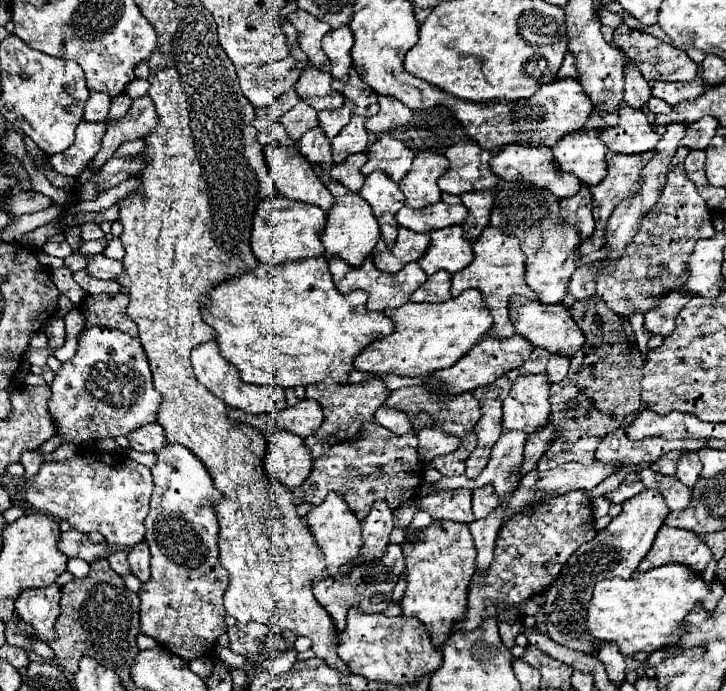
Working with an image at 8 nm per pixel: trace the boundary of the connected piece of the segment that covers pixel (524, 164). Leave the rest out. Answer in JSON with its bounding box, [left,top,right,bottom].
[491,146,581,200]

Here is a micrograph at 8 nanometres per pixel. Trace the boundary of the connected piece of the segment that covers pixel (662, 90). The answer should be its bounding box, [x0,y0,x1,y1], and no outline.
[649,76,705,106]

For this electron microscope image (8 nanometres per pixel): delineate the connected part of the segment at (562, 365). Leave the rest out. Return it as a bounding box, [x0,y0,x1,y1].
[545,354,569,384]

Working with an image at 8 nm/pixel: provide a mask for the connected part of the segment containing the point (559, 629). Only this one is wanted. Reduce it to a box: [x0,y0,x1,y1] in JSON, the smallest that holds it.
[541,490,669,656]

